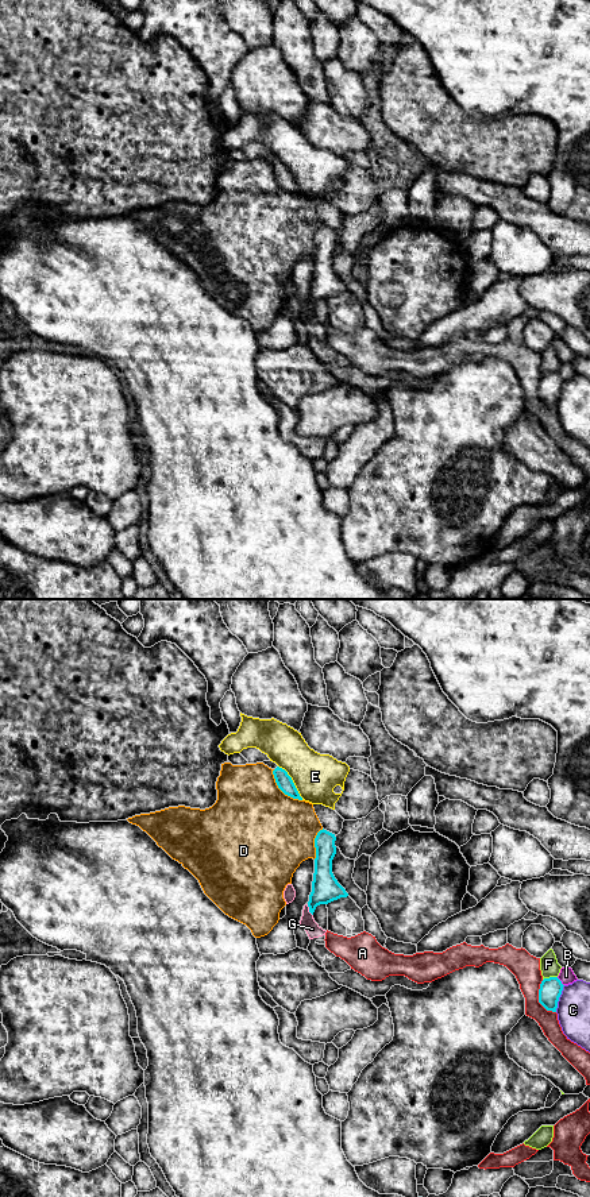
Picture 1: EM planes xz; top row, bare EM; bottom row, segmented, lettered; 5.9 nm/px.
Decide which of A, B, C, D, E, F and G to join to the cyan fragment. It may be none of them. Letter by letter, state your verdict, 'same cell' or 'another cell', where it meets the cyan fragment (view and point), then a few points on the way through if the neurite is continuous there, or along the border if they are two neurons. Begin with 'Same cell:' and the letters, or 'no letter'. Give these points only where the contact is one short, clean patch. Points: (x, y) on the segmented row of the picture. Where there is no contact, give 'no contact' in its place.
Same cell: no letter
A: another cell | xz (539, 999)
B: another cell | xz (560, 981)
C: another cell | xz (558, 999)
D: another cell | xz (281, 790)
E: another cell | xz (292, 782) | along xz (278, 765), (290, 777), (303, 799)
F: another cell | xz (550, 977)
G: another cell | xz (309, 910) | along xz (307, 904), (312, 915)

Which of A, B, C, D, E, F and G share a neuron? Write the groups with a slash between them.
A D / B / C / E / F / G

